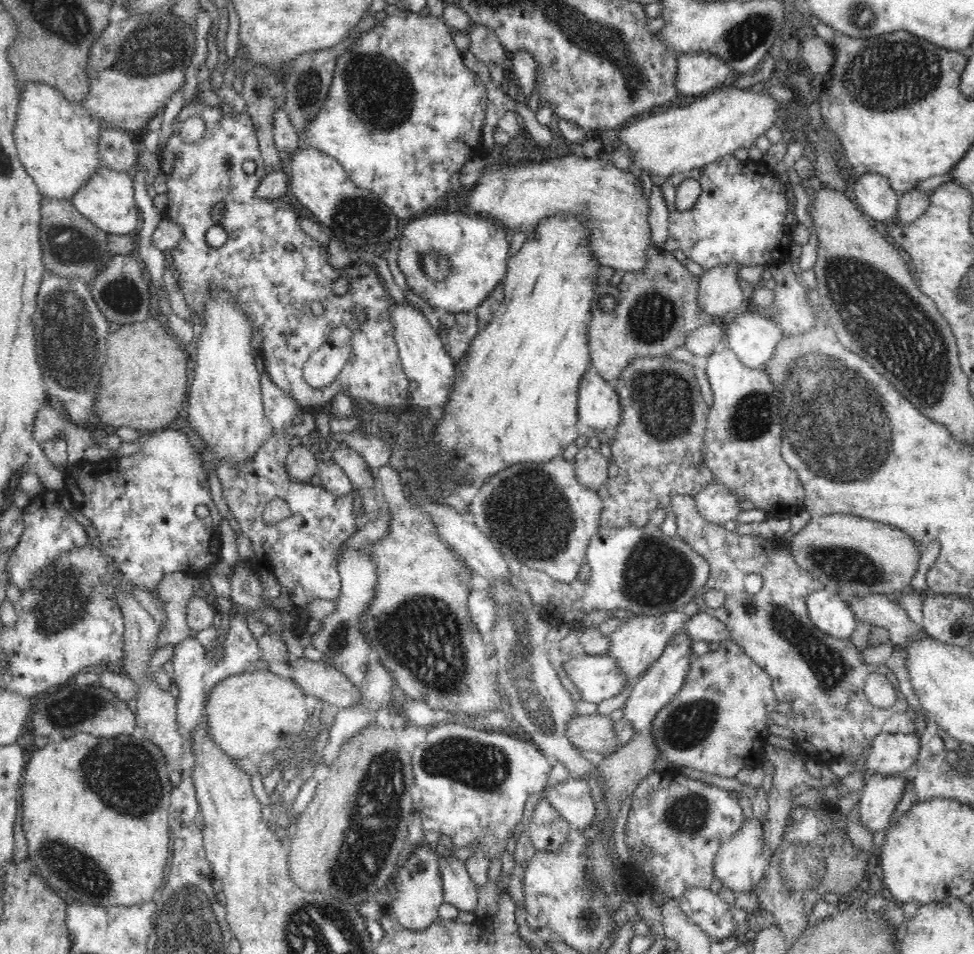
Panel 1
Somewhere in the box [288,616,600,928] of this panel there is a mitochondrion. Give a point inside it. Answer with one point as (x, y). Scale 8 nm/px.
(375, 808)

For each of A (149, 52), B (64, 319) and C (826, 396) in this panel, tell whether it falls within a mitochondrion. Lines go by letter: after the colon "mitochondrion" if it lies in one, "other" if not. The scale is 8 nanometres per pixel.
A: mitochondrion
B: mitochondrion
C: mitochondrion

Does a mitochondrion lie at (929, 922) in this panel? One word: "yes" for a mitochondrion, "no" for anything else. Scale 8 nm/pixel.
no

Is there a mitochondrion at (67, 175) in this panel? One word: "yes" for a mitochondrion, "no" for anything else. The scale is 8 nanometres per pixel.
no

